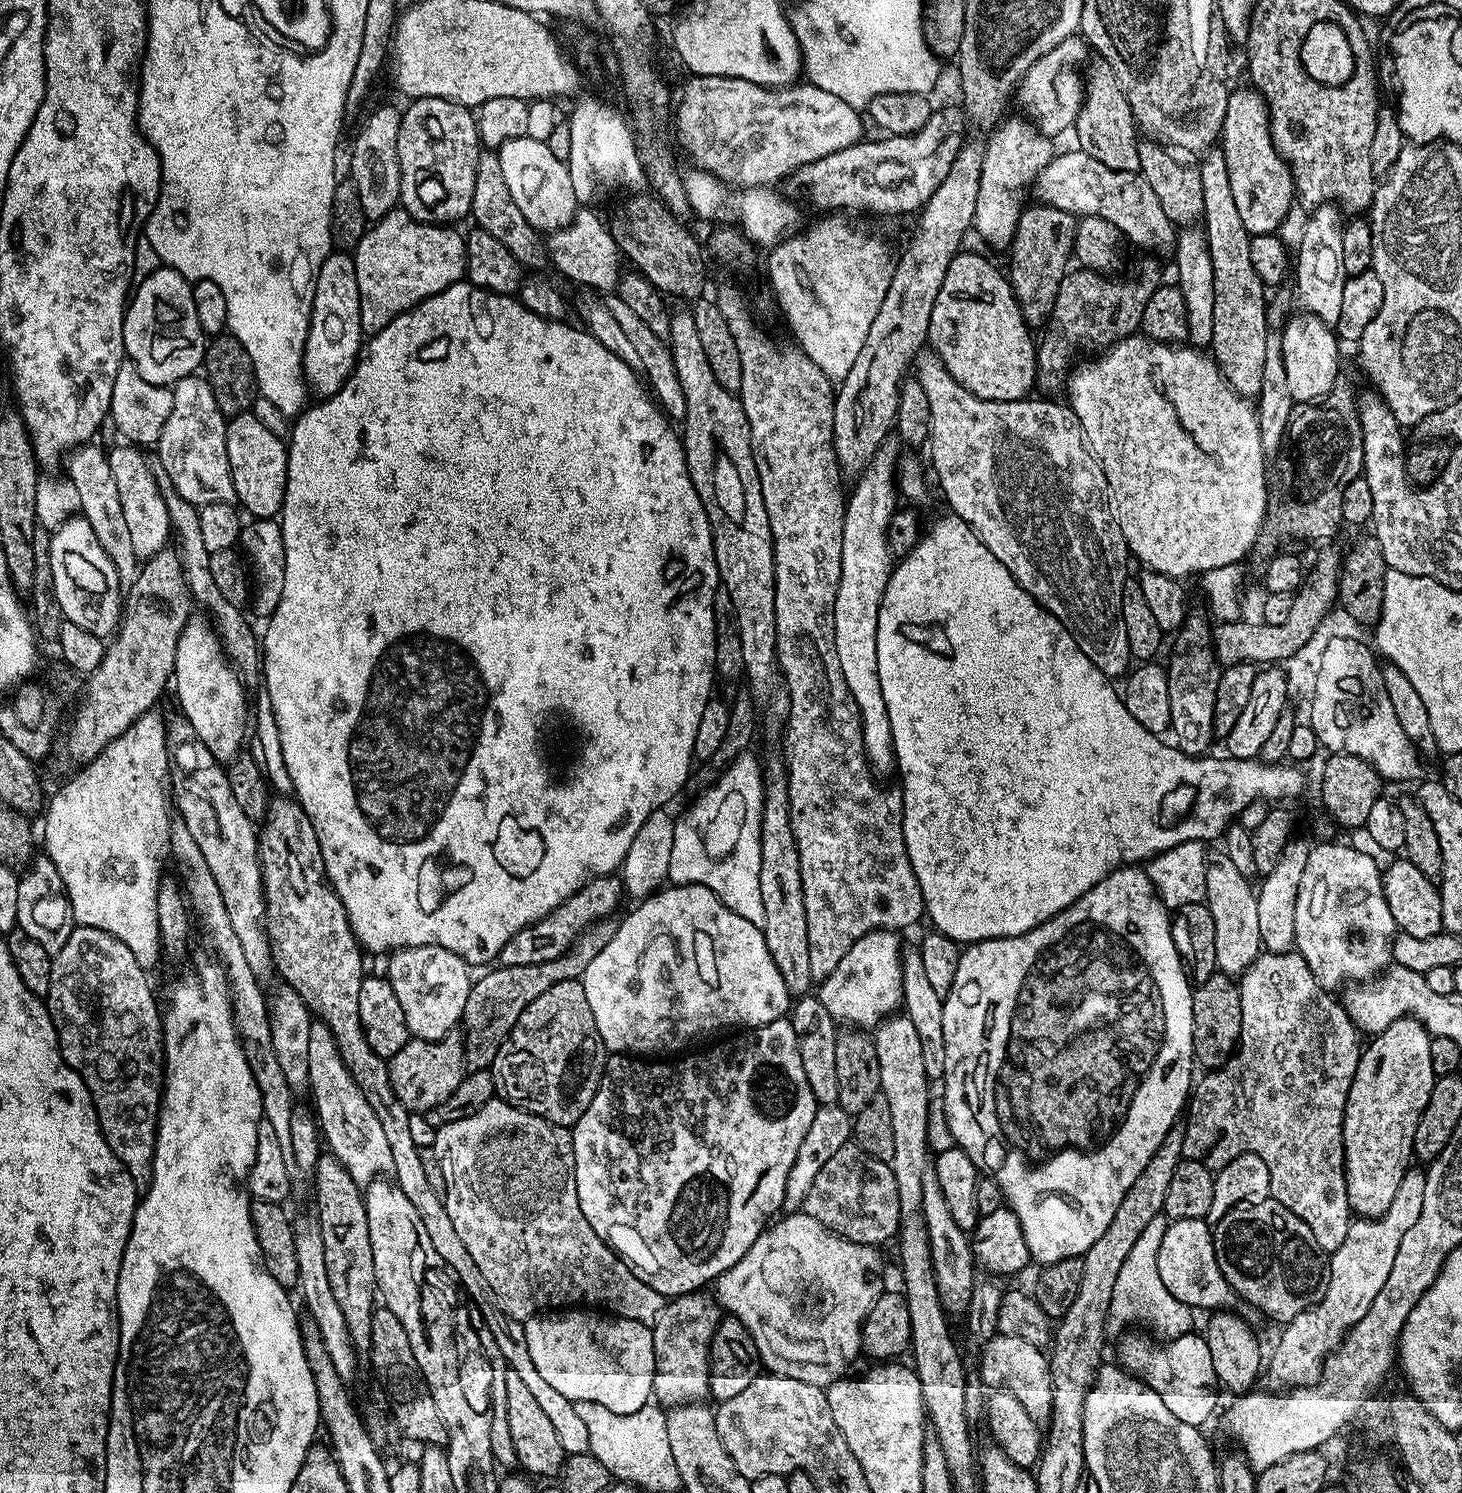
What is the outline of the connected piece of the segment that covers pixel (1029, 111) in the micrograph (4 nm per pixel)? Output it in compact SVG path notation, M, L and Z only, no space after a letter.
M1083 35L1066 38L1058 46L1054 46L1050 54L1042 54L1042 58L1038 58L1038 62L1034 62L1030 70L1026 70L1016 86L1015 103L1017 100L1021 110L1025 112L1023 115L1049 138L1056 138L1059 132L1064 132L1067 128L1069 131L1076 123L1086 83L1088 52L1090 53L1090 48Z

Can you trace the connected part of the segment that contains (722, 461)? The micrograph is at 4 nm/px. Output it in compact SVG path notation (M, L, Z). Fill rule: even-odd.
M691 311L672 312L670 338L667 343L672 349L674 380L676 376L677 382L680 383L680 392L684 395L684 432L682 428L684 457L688 463L688 473L694 482L694 490L698 490L700 501L712 527L712 545L720 583L723 591L730 594L730 602L734 606L738 635L742 637L746 687L752 691L762 709L763 723L765 720L772 729L779 731L788 719L788 687L784 681L784 675L780 672L780 664L776 660L776 615L774 614L776 563L770 518L766 514L766 502L762 502L760 475L752 453L750 422L746 418L746 410L742 406L739 395L726 390L726 386L721 386L718 378L714 378L714 370L710 370L710 361L702 351L702 341L698 339L698 330L694 326Z

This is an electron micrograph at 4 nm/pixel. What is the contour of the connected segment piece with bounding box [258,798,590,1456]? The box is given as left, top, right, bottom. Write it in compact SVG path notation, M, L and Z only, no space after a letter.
M273 799L268 805L268 814L258 828L260 841L260 874L264 879L264 900L267 936L272 943L275 971L280 974L285 985L291 986L308 1007L332 1032L338 1050L342 1054L342 1062L346 1062L346 1070L354 1078L358 1090L366 1094L366 1102L374 1109L378 1122L382 1122L382 1130L386 1133L386 1142L390 1142L390 1158L394 1158L394 1182L399 1185L402 1194L410 1198L414 1210L422 1217L422 1226L426 1226L426 1234L434 1250L450 1267L457 1281L464 1283L466 1291L472 1295L474 1303L480 1307L479 1319L490 1328L502 1356L509 1369L522 1383L530 1389L530 1395L538 1401L538 1406L545 1412L546 1418L554 1425L558 1434L558 1443L568 1456L582 1455L588 1452L590 1434L578 1418L575 1403L567 1400L542 1374L538 1374L534 1362L530 1358L530 1346L526 1346L526 1334L521 1321L509 1320L500 1311L493 1295L488 1291L478 1266L474 1266L474 1258L470 1258L470 1250L462 1242L458 1230L454 1230L454 1222L450 1222L450 1214L446 1214L446 1206L441 1193L430 1186L426 1178L426 1170L422 1166L420 1149L416 1147L410 1135L410 1118L413 1113L408 1111L394 1094L394 1086L390 1086L388 1060L379 1057L370 1048L363 1032L363 1024L359 1020L358 992L366 975L360 942L352 933L346 910L338 898L338 894L329 884L324 875L322 850L318 846L318 838L314 834L314 826L310 818L302 810L295 799Z

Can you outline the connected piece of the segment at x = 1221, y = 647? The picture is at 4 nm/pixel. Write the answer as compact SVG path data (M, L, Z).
M1328 548L1313 564L1305 583L1295 593L1290 606L1290 618L1284 624L1217 623L1212 628L1212 648L1216 663L1221 666L1229 664L1255 664L1257 666L1276 666L1286 661L1291 655L1306 646L1310 636L1318 628L1326 614L1338 604L1340 594L1340 569L1342 556L1334 549Z

